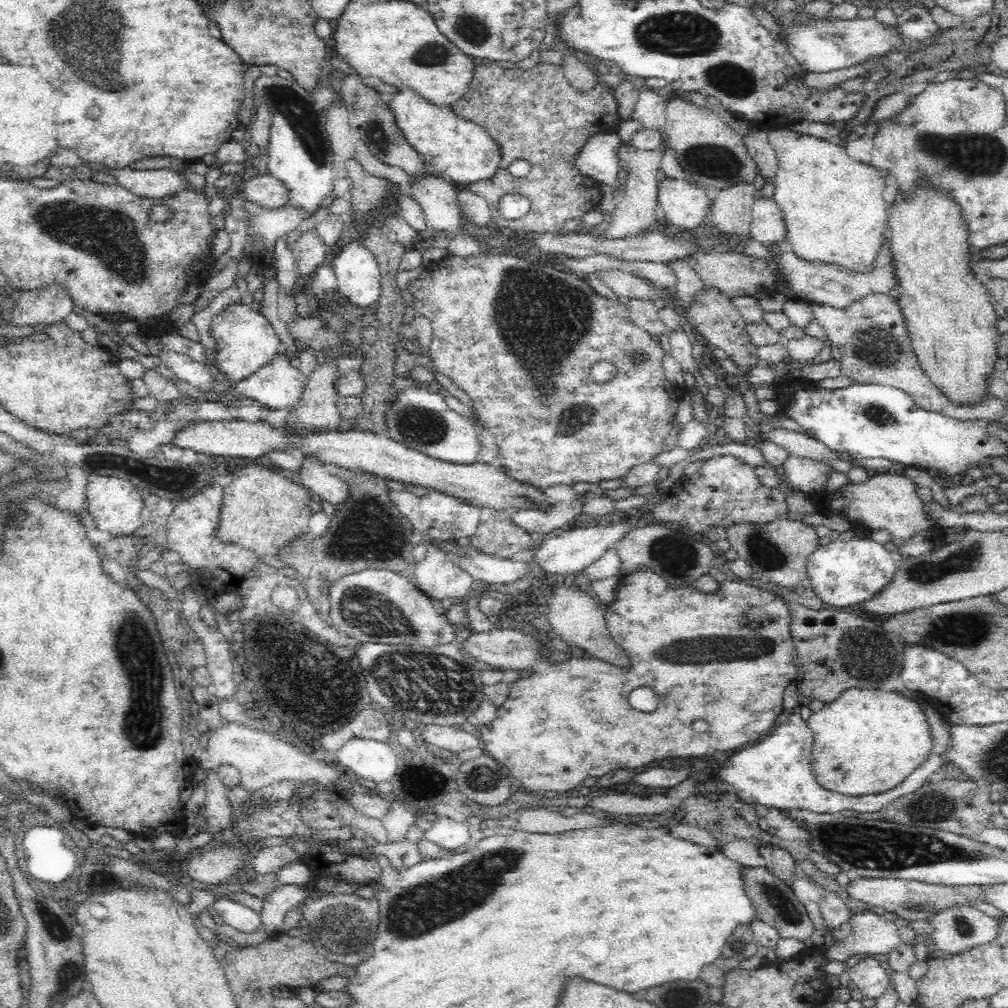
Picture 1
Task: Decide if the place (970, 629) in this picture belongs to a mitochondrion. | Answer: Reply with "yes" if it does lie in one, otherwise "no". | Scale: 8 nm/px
yes

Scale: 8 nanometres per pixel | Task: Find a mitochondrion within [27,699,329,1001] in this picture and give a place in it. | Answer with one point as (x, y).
(68, 974)

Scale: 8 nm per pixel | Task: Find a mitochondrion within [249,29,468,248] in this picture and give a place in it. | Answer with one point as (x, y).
(305, 119)

